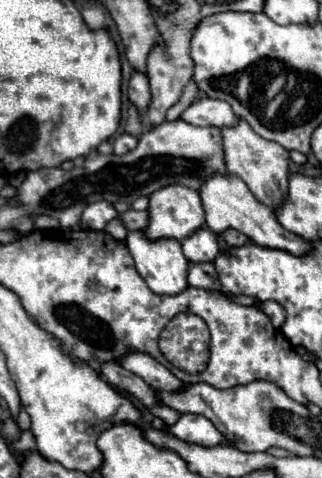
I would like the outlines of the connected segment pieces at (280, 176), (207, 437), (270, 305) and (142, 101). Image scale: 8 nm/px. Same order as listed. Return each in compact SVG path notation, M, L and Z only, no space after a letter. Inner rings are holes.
M238 120L236 126L224 126L220 128L222 136L222 148L224 148L224 160L226 160L226 170L240 176L250 192L266 206L276 208L282 204L288 188L288 150L282 148L276 142L270 142L262 136L258 136L248 122Z
M182 414L180 420L168 428L172 436L198 444L198 446L218 446L224 442L224 436L216 430L216 426L206 418L206 416L196 416L196 414Z
M262 302L260 308L270 316L272 324L274 324L276 328L282 328L284 318L286 318L286 310L284 310L280 304L276 304L276 302Z
M134 70L130 84L128 84L128 98L130 102L144 114L148 108L148 100L150 100L150 88L148 88L148 78L146 74Z

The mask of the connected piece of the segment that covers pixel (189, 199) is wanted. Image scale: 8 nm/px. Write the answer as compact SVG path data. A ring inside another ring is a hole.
M170 184L150 194L150 222L144 228L150 240L182 240L204 226L204 208L200 194L182 184Z

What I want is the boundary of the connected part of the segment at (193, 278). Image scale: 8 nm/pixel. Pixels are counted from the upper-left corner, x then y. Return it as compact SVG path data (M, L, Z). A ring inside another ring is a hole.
M190 262L188 266L188 284L196 286L196 288L204 288L204 290L212 290L218 286L218 276L216 276L216 268L212 262Z

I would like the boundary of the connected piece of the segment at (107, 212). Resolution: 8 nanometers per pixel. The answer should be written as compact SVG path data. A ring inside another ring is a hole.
M94 202L90 206L86 206L86 210L82 212L82 228L84 230L104 230L104 226L116 218L118 212L114 210L114 206L110 202Z

